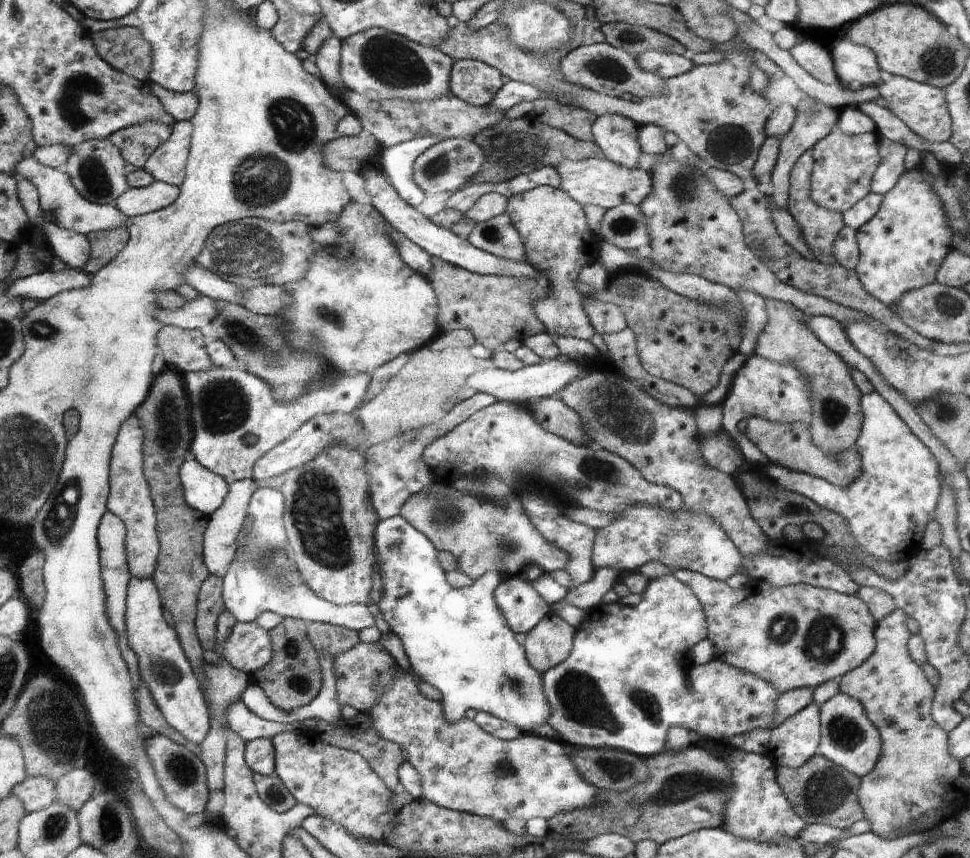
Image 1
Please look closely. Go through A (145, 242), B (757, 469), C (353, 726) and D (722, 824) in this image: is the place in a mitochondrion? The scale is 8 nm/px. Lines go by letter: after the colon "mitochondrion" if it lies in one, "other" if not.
A: other
B: other
C: other
D: other

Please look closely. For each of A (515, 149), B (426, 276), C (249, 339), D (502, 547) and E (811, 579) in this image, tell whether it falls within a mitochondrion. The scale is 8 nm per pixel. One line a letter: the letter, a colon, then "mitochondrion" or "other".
A: mitochondrion
B: other
C: mitochondrion
D: mitochondrion
E: other

